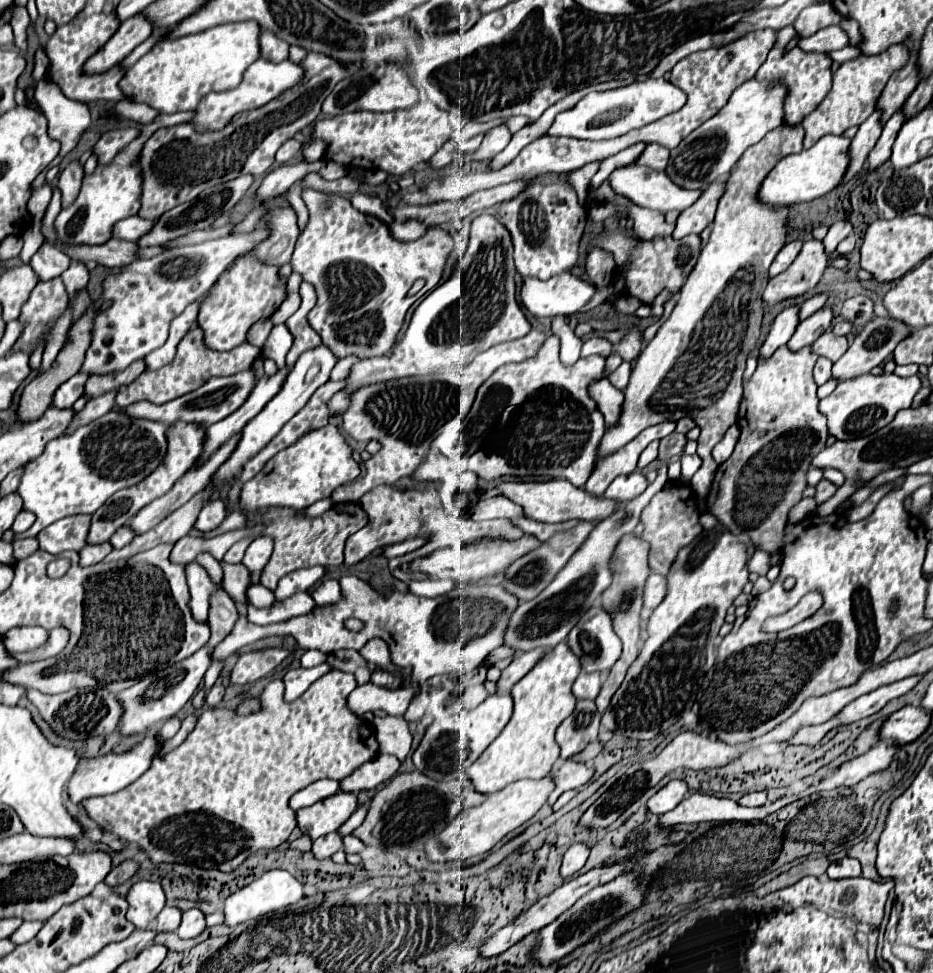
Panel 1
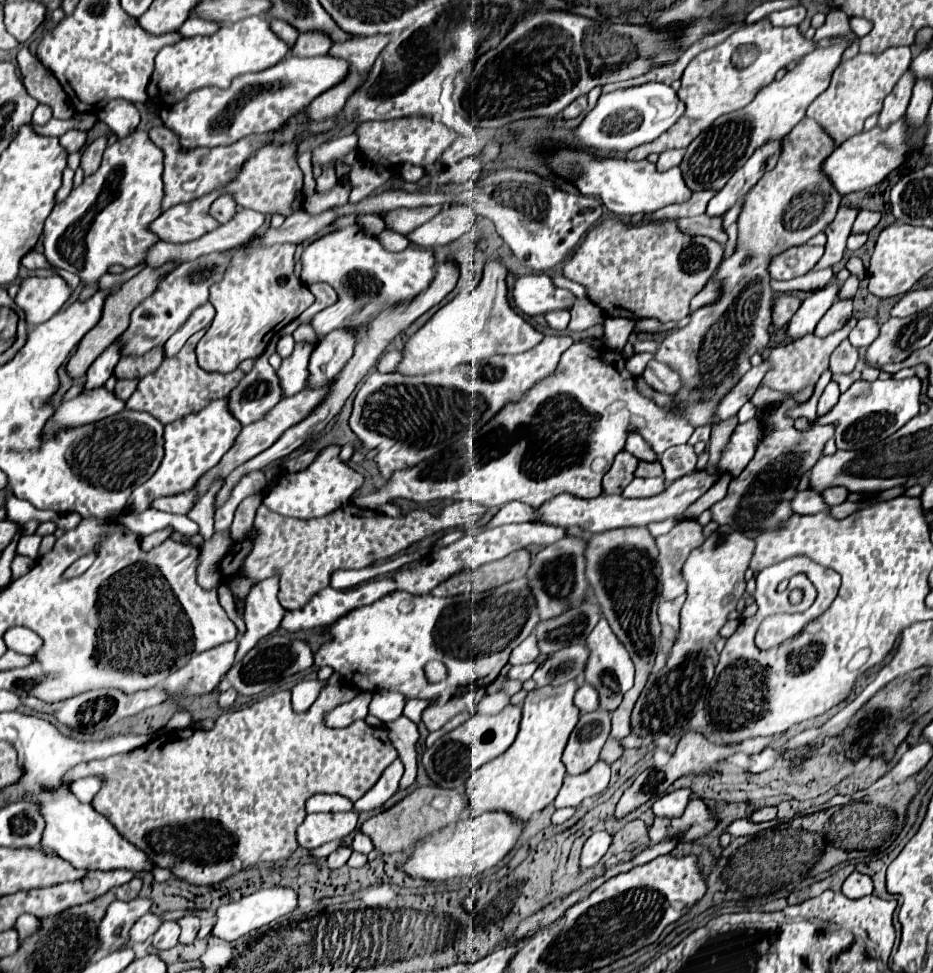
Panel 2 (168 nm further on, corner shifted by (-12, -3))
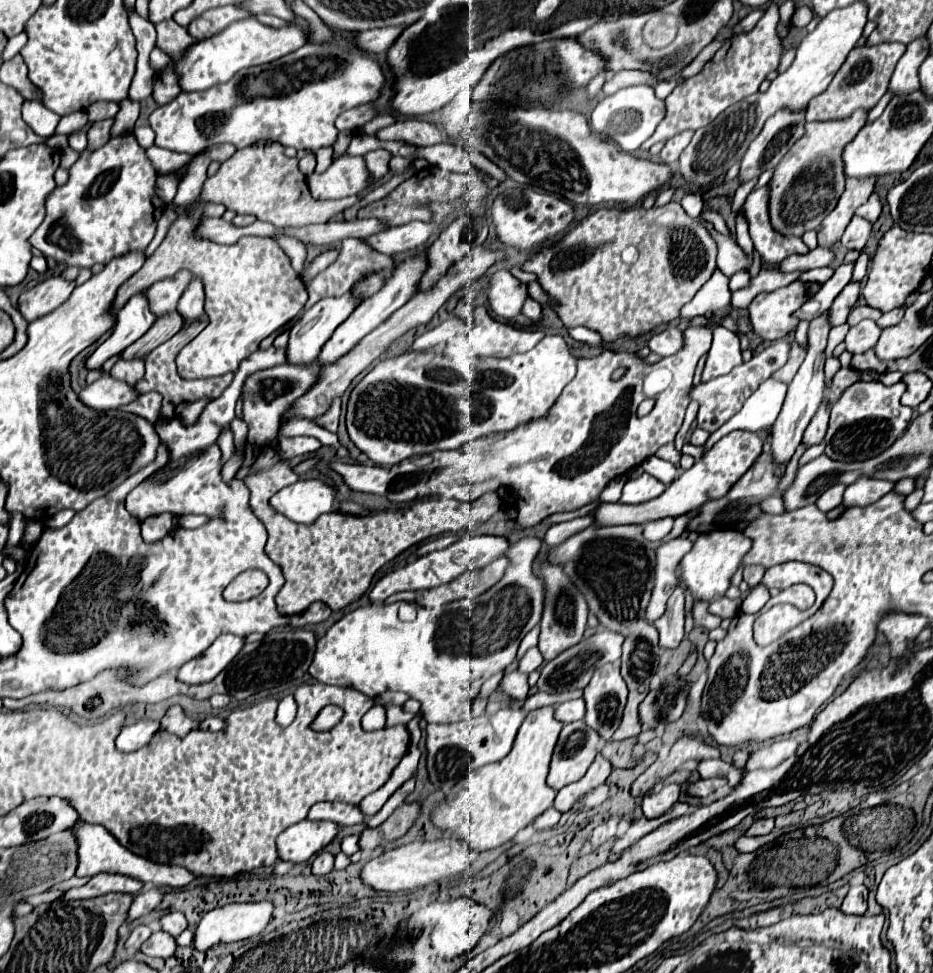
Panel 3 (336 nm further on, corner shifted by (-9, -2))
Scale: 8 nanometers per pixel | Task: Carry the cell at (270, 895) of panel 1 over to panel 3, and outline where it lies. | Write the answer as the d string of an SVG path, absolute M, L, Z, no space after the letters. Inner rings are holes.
M271 901L229 903L203 915L195 931L195 949L207 951L217 943L233 943L259 935L273 917Z

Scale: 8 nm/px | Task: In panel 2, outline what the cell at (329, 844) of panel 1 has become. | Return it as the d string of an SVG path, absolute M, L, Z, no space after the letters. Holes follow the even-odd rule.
M340 846L338 850L334 850L334 852L326 858L326 866L332 868L332 870L336 870L336 868L340 868L340 866L344 866L344 864L348 862L350 854L352 854L352 848L344 848L344 846Z

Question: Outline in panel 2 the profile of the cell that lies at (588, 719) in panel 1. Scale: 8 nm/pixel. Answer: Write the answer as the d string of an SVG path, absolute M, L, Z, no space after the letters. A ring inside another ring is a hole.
M596 710L582 714L574 732L568 738L562 762L566 774L582 774L598 762L598 754L610 734L610 714L606 710Z

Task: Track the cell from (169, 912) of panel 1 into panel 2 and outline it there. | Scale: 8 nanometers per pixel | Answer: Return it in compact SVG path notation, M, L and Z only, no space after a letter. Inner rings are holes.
M164 922L158 932L152 936L152 948L156 950L168 950L172 946L176 946L178 942L178 924L176 922Z

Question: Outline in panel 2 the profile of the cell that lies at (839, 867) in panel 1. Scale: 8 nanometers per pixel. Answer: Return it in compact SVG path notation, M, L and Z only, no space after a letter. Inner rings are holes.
M852 872L842 886L842 894L850 900L858 900L872 894L872 878L860 872Z

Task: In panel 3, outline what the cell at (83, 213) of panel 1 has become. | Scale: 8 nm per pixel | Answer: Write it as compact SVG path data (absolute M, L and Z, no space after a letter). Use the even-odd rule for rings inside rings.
M133 133L111 137L97 151L83 151L77 163L69 169L69 181L57 187L47 197L47 215L37 231L29 237L29 243L53 261L63 261L67 267L93 267L95 263L107 263L125 253L145 251L155 237L155 227L165 211L163 199L155 191L157 171L149 161L145 149L137 143Z

